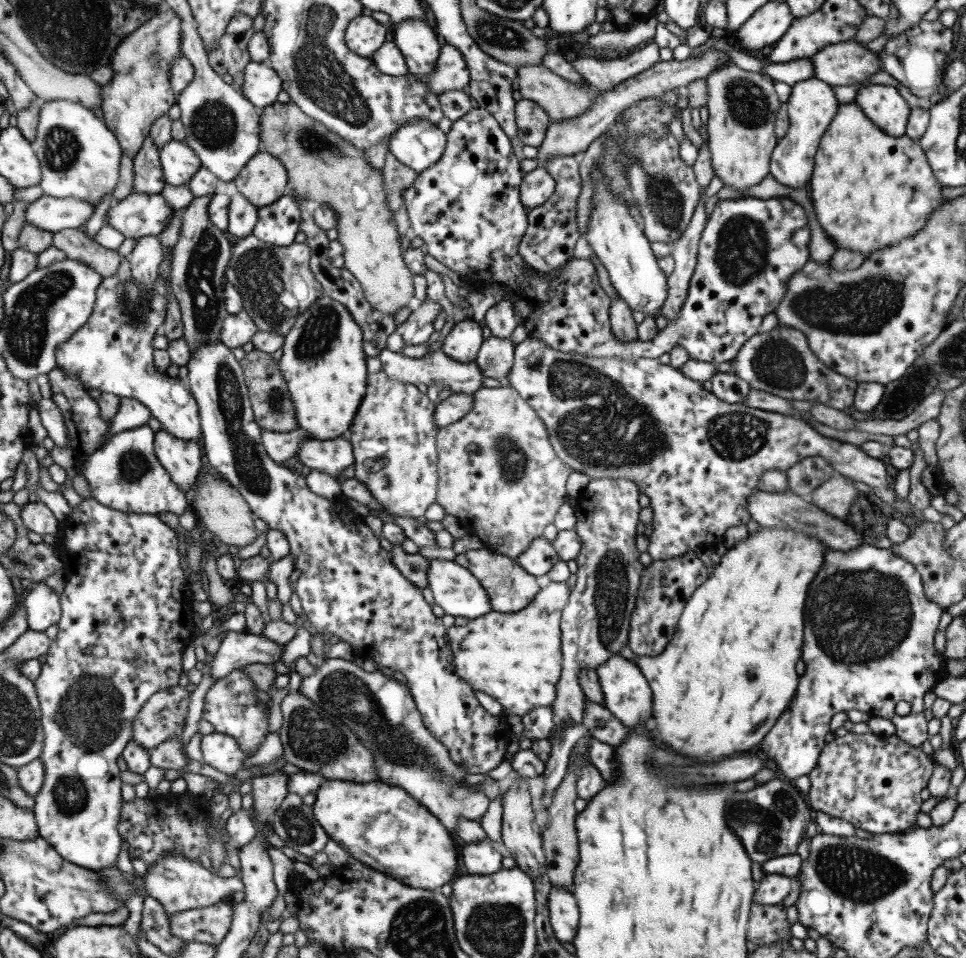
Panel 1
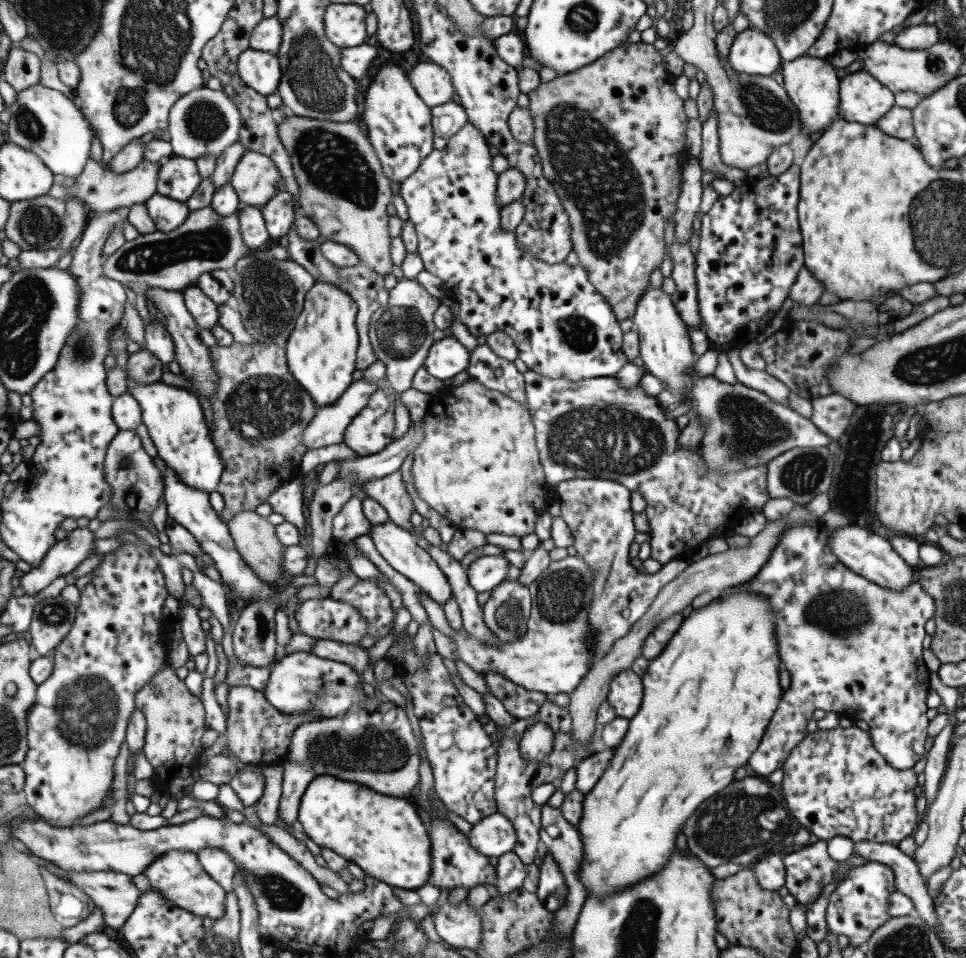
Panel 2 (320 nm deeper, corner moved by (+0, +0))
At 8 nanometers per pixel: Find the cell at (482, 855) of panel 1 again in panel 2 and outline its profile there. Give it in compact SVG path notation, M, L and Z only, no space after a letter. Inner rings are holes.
M497 812L472 824L466 838L477 854L487 858L502 856L515 847L511 822Z

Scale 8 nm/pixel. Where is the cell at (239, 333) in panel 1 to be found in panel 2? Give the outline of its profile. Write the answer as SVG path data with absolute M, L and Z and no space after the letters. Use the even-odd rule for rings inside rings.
M195 285L185 287L181 290L187 312L193 317L197 328L211 330L214 326L219 326L217 320L217 304L209 300L201 289Z

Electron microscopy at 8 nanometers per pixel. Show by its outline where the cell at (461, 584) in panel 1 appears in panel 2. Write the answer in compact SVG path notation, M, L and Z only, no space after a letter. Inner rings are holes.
M387 520L383 524L370 525L367 535L387 564L399 574L406 576L407 580L410 580L424 593L427 593L435 603L442 606L445 600L452 596L450 586L446 583L446 576L439 570L429 553L415 544L414 538L406 530Z

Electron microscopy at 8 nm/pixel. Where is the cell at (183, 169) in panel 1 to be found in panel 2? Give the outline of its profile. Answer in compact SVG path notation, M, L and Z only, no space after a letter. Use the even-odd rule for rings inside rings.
M169 155L160 163L156 192L185 203L201 180L193 160Z

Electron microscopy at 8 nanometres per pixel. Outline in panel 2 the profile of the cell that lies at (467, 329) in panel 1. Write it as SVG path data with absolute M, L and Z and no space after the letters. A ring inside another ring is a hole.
M445 337L429 348L423 367L429 376L448 383L456 374L465 371L468 364L469 352L463 344L453 337Z

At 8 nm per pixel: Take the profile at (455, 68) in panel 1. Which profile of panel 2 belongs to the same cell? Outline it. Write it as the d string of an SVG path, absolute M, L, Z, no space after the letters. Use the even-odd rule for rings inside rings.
M423 59L406 73L416 95L425 103L425 106L433 108L455 98L447 71L434 62Z

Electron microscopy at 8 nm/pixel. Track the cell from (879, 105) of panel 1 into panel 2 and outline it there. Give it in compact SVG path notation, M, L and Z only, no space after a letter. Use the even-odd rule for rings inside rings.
M858 67L849 68L838 82L838 116L846 122L874 125L894 105L894 93Z

